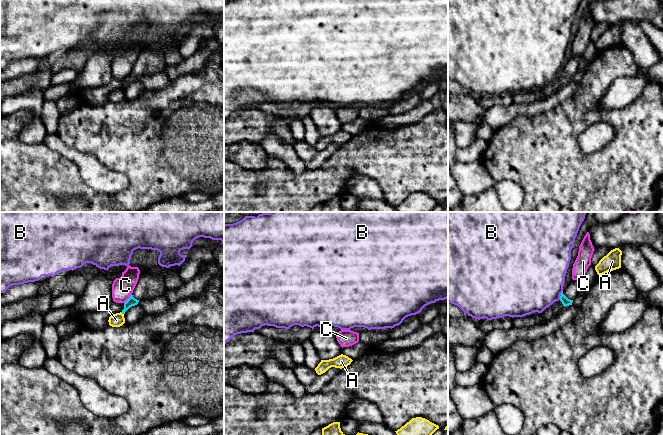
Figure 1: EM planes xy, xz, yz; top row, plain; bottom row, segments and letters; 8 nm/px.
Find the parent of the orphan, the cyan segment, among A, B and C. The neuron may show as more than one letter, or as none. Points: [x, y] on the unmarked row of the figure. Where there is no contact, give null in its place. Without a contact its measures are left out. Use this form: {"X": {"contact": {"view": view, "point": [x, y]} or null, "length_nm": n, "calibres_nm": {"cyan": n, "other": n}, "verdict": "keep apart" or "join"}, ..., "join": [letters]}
{"A": {"contact": {"view": "xy", "point": [122, 89]}, "length_nm": 40, "calibres_nm": {"cyan": 70, "other": 110}, "verdict": "keep apart"}, "B": {"contact": {"view": "yz", "point": [561, 71]}, "length_nm": 80, "calibres_nm": {"cyan": 70, "other": 480}, "verdict": "keep apart"}, "C": {"contact": {"view": "xy", "point": [128, 75]}, "length_nm": 100, "calibres_nm": {"cyan": 70, "other": 180}, "verdict": "keep apart"}, "join": []}

